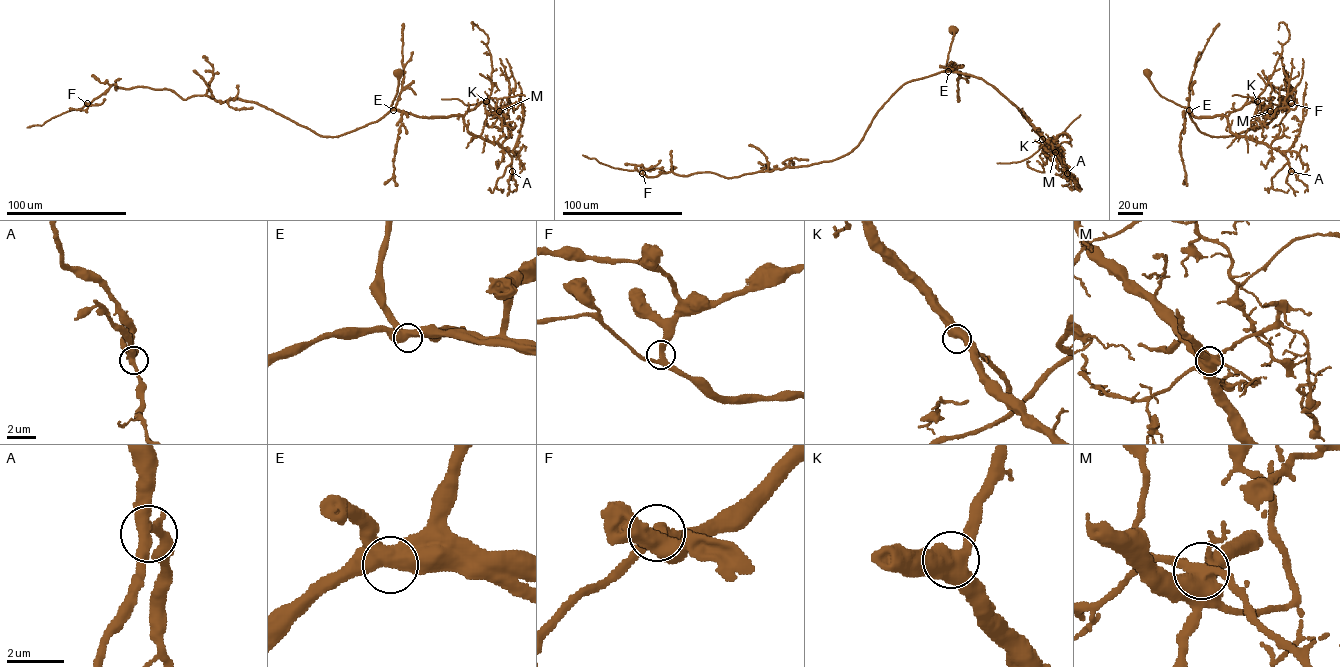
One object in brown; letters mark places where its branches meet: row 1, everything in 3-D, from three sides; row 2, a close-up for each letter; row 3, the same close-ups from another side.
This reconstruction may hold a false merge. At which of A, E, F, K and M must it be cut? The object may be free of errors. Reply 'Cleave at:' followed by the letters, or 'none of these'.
Cleave at: M

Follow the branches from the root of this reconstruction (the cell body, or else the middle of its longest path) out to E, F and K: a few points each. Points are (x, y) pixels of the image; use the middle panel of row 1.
E: (953, 29), (946, 64), (948, 71)
F: (953, 29), (947, 71), (904, 83), (878, 111), (860, 142), (834, 160), (732, 177), (707, 172), (642, 173)
K: (953, 29), (946, 70), (979, 77), (991, 85), (1017, 108), (1042, 139)

